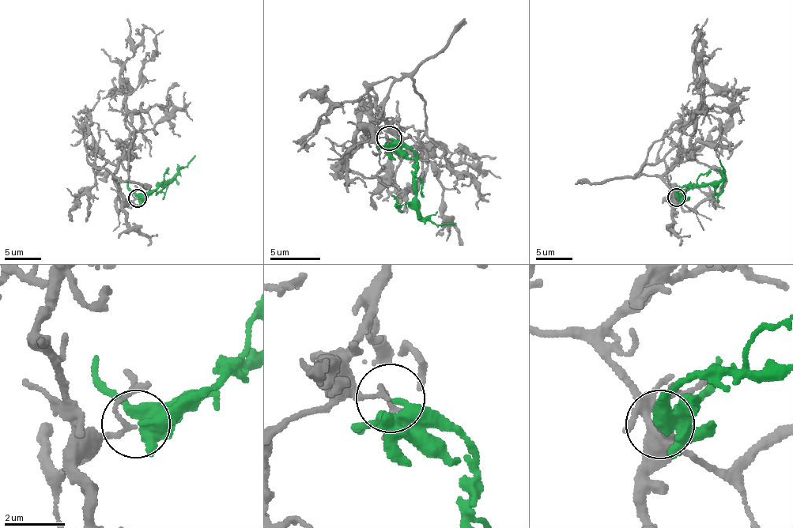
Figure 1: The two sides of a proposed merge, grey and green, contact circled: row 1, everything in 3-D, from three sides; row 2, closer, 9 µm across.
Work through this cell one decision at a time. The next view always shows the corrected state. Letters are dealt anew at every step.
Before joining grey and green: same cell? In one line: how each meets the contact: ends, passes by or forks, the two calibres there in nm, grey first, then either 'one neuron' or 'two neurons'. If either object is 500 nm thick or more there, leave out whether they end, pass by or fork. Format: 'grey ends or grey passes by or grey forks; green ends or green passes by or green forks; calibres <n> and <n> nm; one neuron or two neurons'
grey passes by; green ends; calibres 110 and 360 nm; one neuron

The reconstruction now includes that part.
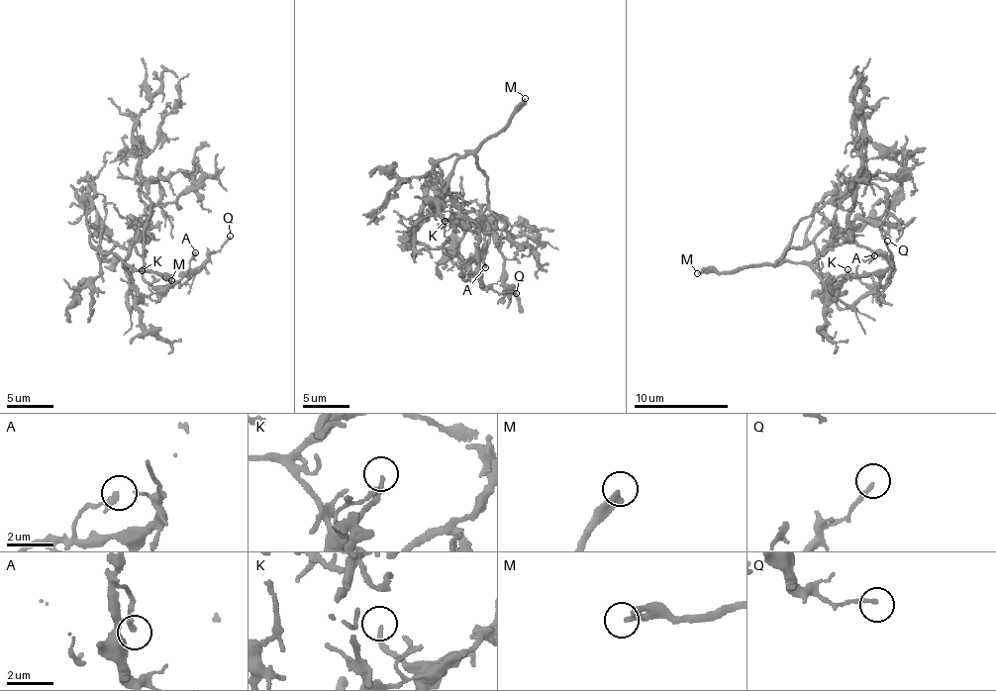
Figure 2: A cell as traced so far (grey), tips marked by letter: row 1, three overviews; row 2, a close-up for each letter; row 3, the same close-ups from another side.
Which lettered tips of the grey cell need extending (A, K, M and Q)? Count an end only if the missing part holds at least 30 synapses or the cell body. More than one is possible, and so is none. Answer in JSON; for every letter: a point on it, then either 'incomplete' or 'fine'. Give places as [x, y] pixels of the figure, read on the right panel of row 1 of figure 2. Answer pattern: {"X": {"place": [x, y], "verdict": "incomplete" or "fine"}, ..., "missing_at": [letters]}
{"A": {"place": [874, 255], "verdict": "fine"}, "K": {"place": [847, 269], "verdict": "fine"}, "M": {"place": [697, 273], "verdict": "incomplete"}, "Q": {"place": [887, 241], "verdict": "fine"}, "missing_at": ["M"]}

